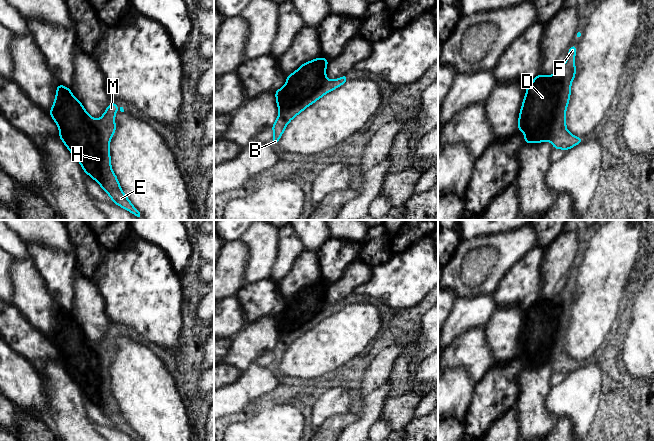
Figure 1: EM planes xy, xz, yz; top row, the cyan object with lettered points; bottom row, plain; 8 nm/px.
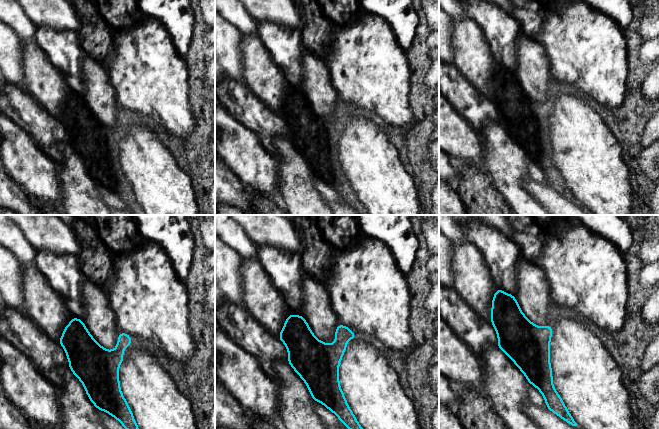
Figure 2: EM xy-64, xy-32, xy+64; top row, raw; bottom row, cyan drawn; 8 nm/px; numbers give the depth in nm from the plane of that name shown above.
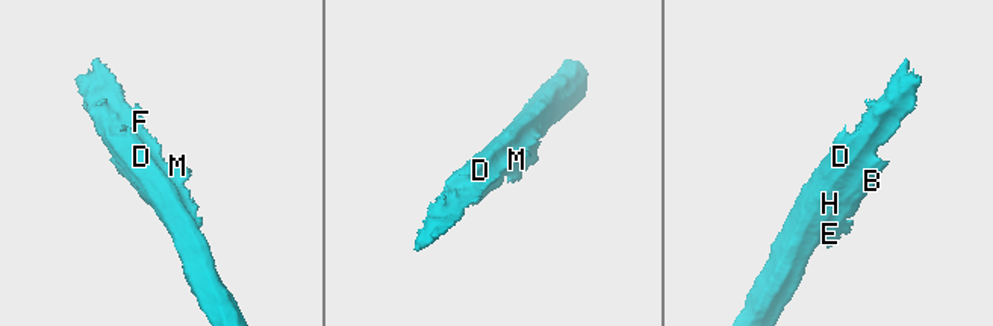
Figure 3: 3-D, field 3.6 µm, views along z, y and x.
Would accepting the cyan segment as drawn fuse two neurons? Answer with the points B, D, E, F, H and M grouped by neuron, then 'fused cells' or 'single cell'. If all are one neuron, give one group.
groups B D E F H M; single cell

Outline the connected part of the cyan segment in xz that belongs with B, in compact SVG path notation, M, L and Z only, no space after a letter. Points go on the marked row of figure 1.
M319 57L302 64L294 73L287 76L285 85L275 91L279 110L278 117L271 127L274 132L272 143L275 145L294 117L348 80L346 74L336 80L329 80L326 77L328 62L328 59Z

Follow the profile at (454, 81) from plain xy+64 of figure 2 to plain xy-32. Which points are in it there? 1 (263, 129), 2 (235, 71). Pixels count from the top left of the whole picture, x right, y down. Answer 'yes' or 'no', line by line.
1: yes
2: no

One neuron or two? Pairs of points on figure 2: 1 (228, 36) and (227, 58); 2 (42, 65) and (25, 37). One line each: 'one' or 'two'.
1: one
2: two

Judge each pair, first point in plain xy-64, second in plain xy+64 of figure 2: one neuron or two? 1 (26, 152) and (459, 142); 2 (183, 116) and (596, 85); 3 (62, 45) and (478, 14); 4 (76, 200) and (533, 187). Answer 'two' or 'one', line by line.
1: one
2: one
3: one
4: two

